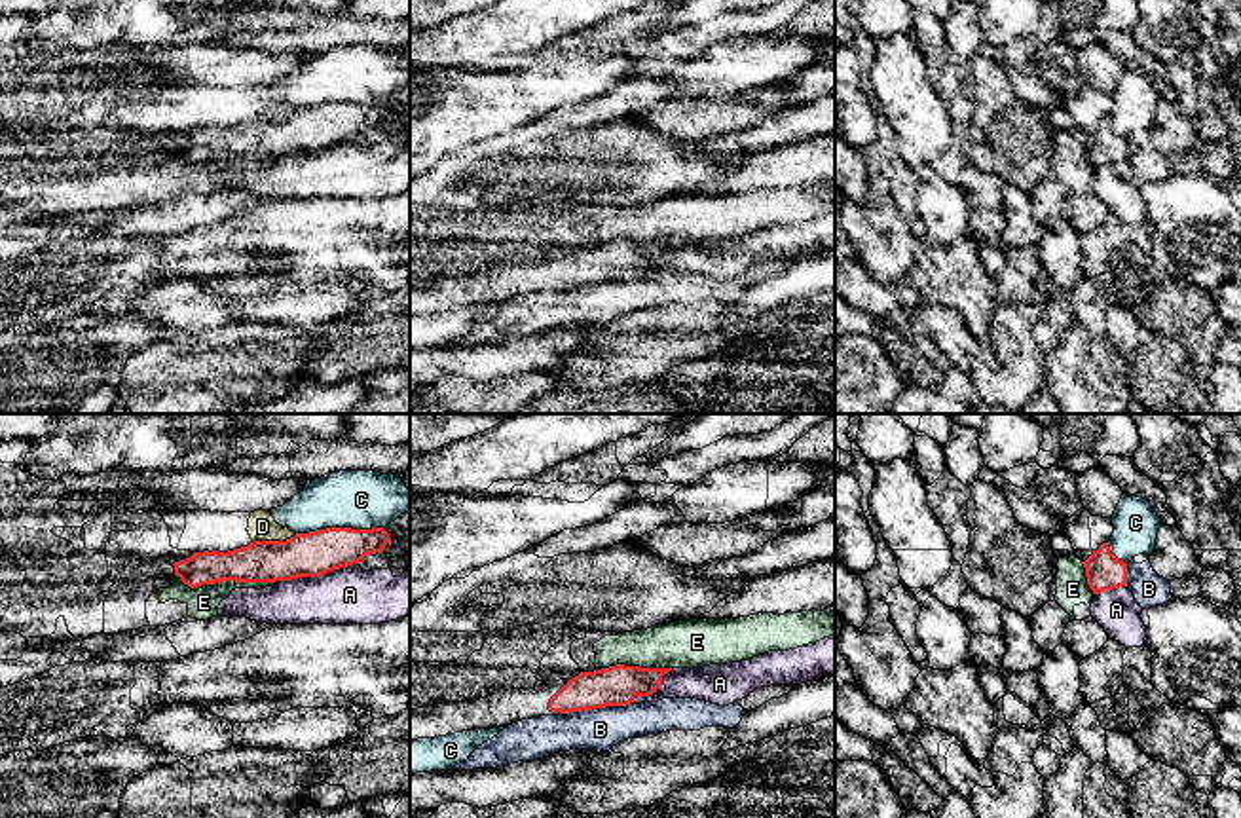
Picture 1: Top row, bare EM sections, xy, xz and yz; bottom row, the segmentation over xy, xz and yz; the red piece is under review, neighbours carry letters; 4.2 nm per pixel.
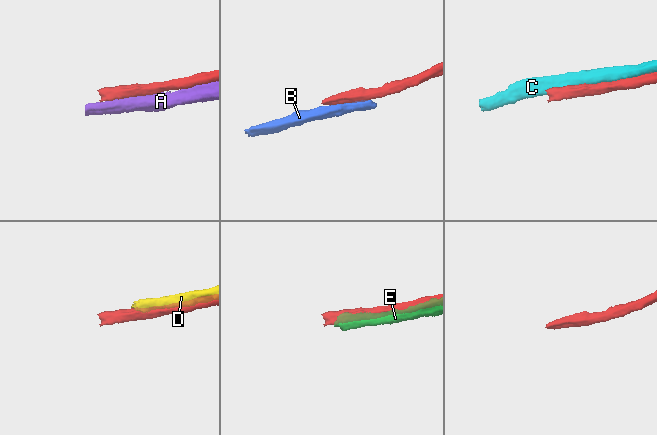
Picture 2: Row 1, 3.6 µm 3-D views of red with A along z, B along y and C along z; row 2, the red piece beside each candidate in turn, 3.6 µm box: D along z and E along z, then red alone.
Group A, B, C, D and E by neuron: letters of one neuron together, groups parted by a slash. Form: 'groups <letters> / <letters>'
groups A / B / C / D / E

